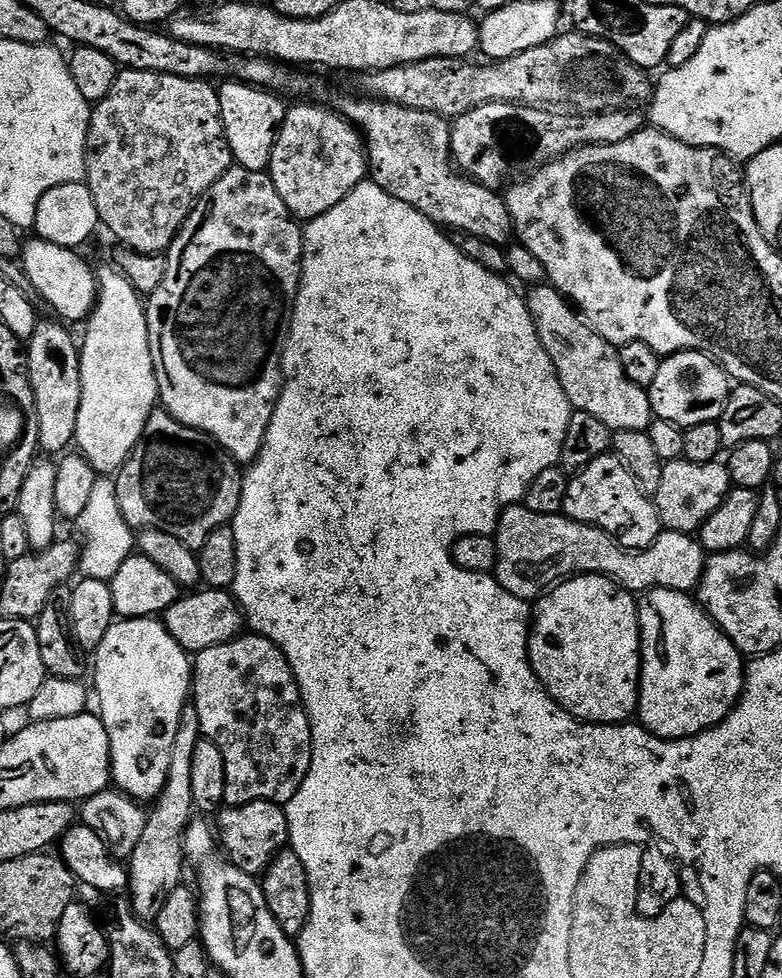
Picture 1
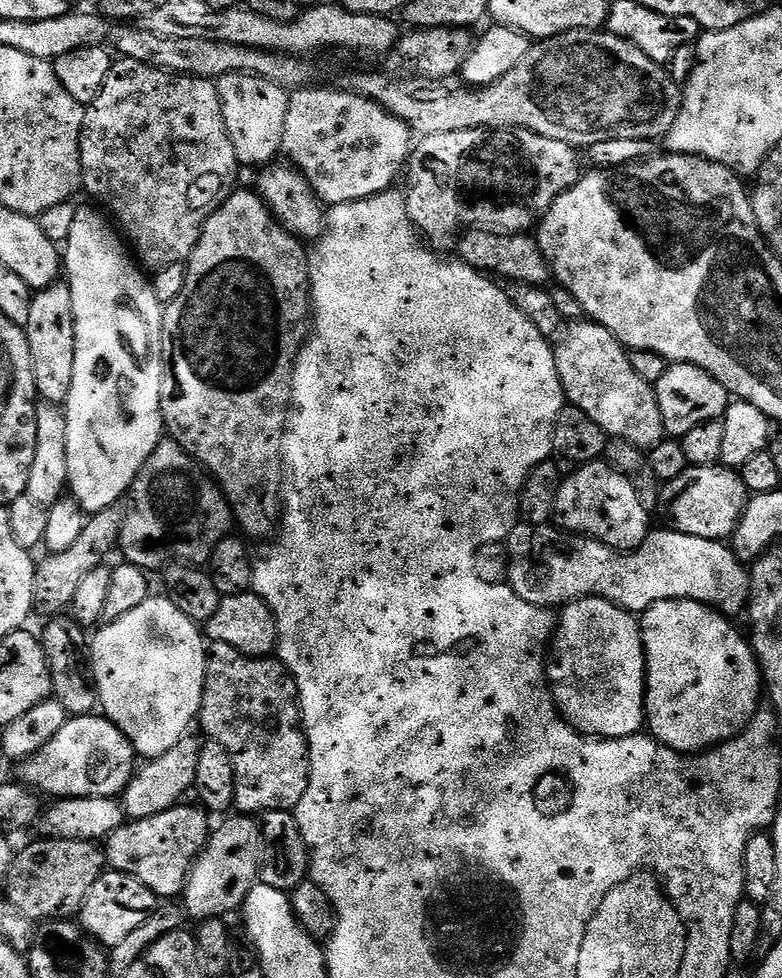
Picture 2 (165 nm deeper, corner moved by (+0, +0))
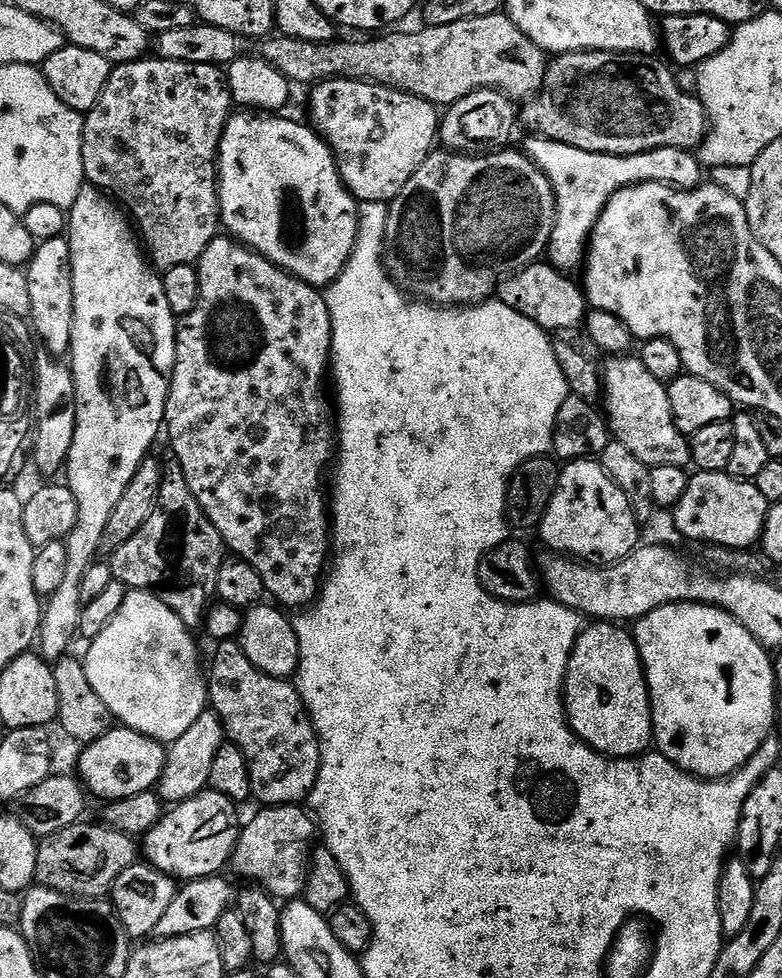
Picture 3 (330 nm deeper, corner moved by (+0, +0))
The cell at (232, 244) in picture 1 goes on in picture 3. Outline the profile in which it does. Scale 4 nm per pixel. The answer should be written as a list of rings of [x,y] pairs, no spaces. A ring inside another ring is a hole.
[[[227,234],[216,235],[210,246],[206,246],[198,261],[198,271],[198,302],[194,302],[194,310],[183,317],[176,329],[176,365],[172,371],[172,384],[168,387],[168,401],[164,411],[166,440],[168,436],[172,443],[171,455],[182,466],[190,494],[194,494],[218,534],[222,534],[225,549],[233,557],[250,562],[250,566],[262,574],[265,593],[277,605],[288,610],[303,610],[319,596],[322,577],[330,564],[330,500],[326,495],[326,473],[338,448],[338,424],[334,419],[329,393],[328,396],[324,393],[324,376],[326,380],[332,355],[332,323],[328,301],[321,289],[312,288],[306,282],[294,278],[289,272],[274,266],[267,258],[259,256]]]

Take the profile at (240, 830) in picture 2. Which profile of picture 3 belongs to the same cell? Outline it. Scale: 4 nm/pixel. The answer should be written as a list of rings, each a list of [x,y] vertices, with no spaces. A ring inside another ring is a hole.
[[[274,804],[259,809],[261,812],[252,821],[245,823],[230,861],[231,871],[236,871],[244,882],[255,882],[264,891],[275,896],[277,901],[291,902],[304,895],[304,884],[308,881],[308,861],[312,859],[314,841],[318,836],[318,825],[311,815],[298,804]]]

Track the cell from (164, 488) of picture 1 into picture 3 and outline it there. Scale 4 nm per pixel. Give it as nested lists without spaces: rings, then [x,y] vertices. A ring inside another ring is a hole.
[[[175,458],[163,465],[164,481],[158,494],[158,509],[146,526],[122,546],[111,553],[112,578],[122,582],[125,588],[138,592],[153,592],[190,630],[196,630],[204,623],[210,605],[216,596],[218,570],[226,559],[222,534],[210,522],[202,506],[190,494],[182,466]]]

